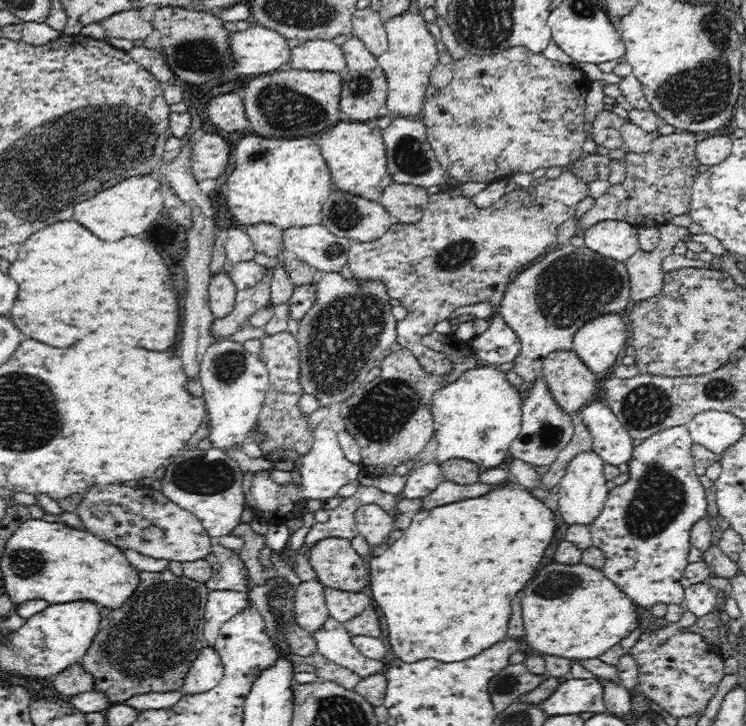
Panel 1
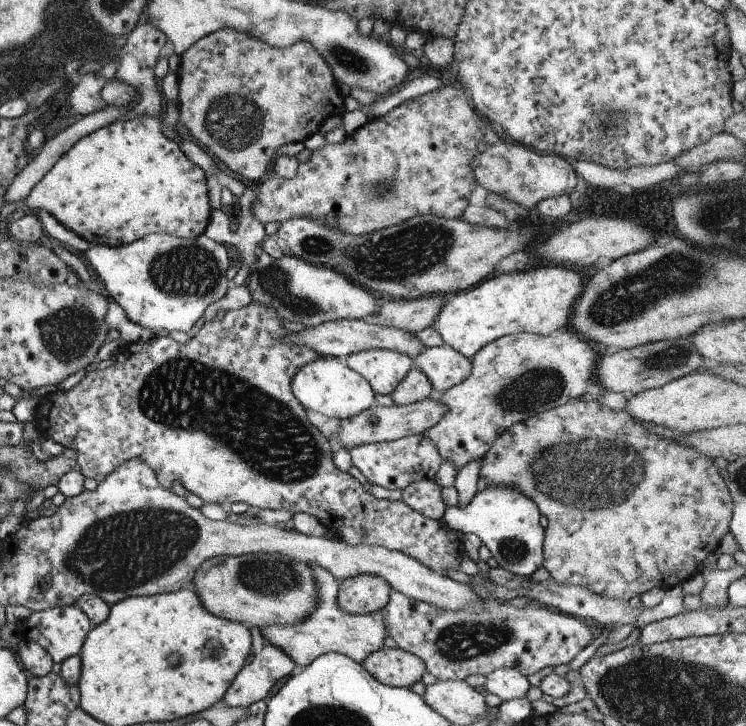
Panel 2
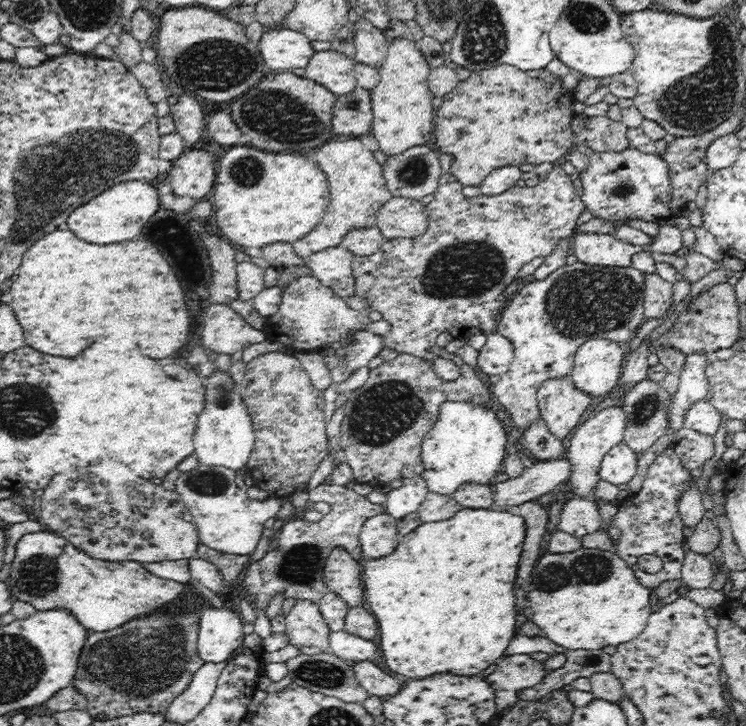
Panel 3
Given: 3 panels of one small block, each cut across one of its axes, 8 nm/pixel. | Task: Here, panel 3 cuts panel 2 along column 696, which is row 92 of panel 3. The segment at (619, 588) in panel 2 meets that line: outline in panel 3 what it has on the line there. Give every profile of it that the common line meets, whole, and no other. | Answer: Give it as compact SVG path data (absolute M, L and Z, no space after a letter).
M502 64L496 68L486 68L484 71L473 72L467 80L460 81L458 86L442 98L442 104L435 111L435 118L433 121L434 135L436 141L433 147L438 151L452 156L451 159L451 173L462 183L462 186L477 186L479 185L493 170L502 168L504 166L522 166L522 164L542 164L542 162L556 162L558 158L566 156L575 145L575 136L573 136L571 125L574 121L574 113L570 110L570 106L575 103L573 100L573 91L564 87L562 79L552 74L552 72L544 70L536 71L522 71L510 64Z

